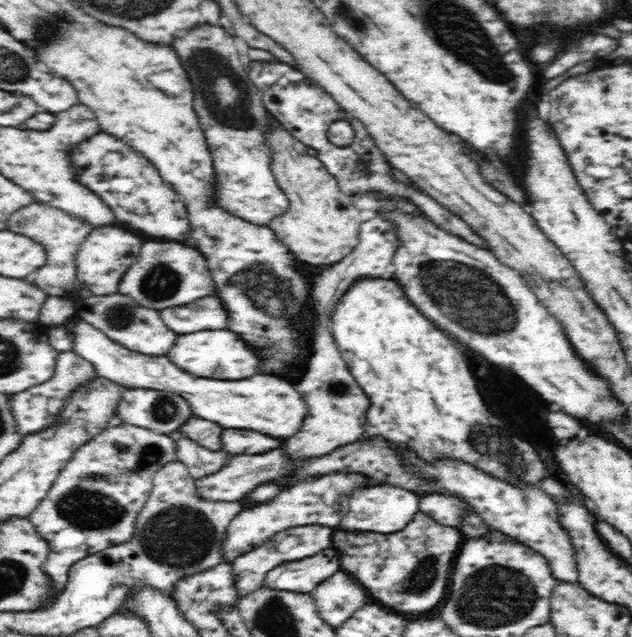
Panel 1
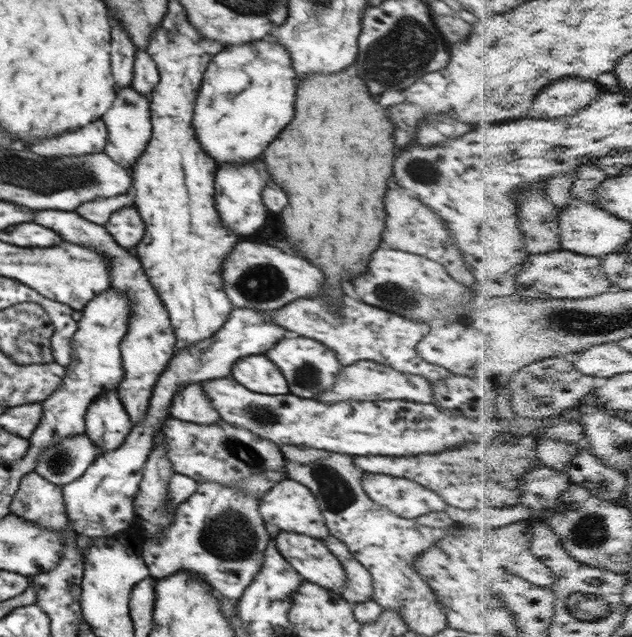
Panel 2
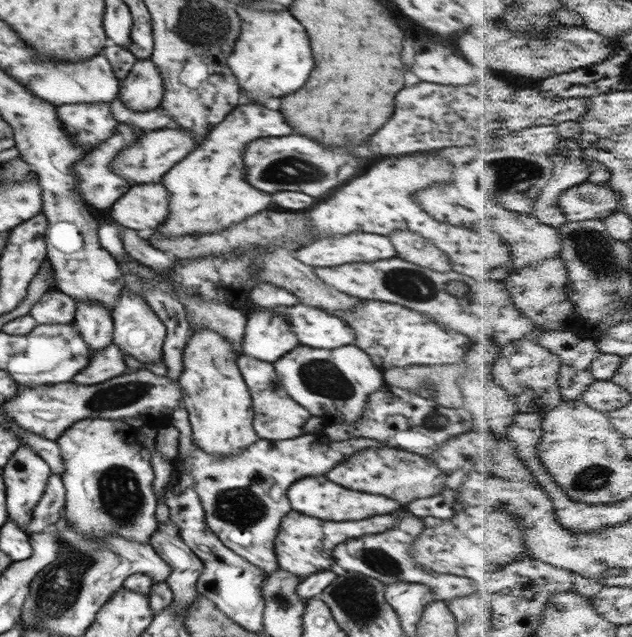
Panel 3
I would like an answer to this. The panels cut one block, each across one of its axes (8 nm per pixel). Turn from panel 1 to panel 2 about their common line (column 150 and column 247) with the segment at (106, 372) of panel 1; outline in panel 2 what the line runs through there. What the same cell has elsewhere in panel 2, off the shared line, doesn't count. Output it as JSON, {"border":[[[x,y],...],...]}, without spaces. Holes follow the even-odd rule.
{"border":[[[264,353],[239,359],[234,363],[231,376],[244,388],[267,397],[289,393],[288,383],[278,366],[268,360]]]}

